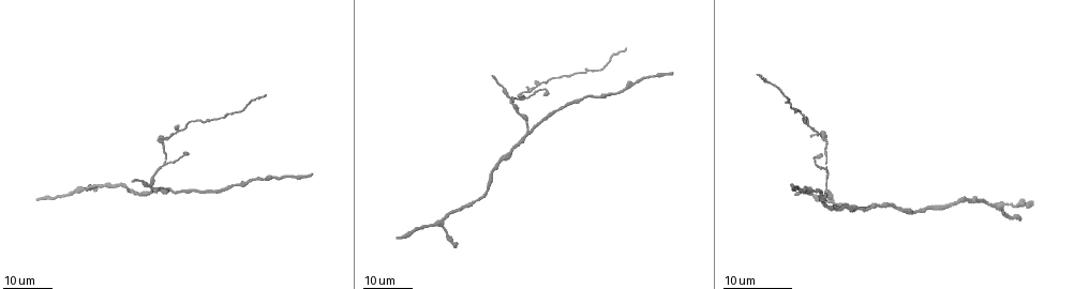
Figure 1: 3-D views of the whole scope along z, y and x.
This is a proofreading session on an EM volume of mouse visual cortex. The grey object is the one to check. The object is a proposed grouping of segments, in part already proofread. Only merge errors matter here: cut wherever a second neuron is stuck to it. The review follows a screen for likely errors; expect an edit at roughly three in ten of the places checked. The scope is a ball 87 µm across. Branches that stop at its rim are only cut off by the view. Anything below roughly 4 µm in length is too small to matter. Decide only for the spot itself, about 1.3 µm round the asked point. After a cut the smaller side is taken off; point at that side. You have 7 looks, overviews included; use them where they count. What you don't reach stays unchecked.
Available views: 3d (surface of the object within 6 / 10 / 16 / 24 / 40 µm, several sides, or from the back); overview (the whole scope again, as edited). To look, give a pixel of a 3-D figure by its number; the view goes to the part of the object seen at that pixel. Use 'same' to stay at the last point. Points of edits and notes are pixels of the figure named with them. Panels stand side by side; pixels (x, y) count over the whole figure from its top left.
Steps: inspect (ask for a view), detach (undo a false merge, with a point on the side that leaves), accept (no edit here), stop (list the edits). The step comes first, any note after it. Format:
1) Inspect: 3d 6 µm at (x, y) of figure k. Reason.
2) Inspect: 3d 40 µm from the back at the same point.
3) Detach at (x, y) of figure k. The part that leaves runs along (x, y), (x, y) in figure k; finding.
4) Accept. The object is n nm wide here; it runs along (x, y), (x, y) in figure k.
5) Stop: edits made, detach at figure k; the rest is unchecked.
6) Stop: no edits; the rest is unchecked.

Inspect: 3d 24 µm at (164, 164) of figure 1.

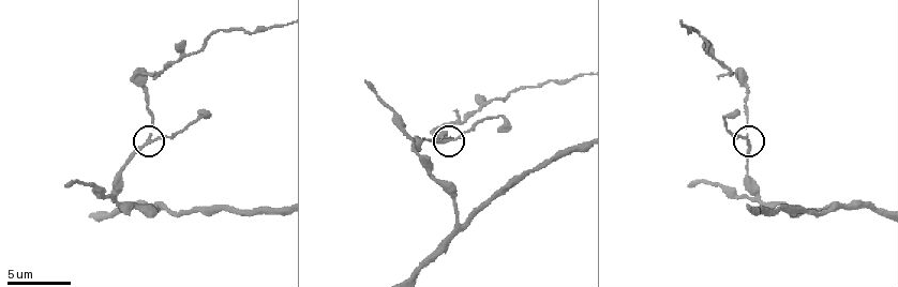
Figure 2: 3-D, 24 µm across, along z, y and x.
Inspect: 3d 6 µm at (150, 136) of figure 2.

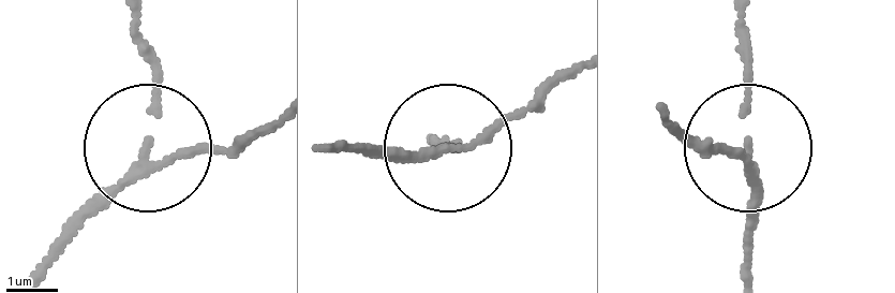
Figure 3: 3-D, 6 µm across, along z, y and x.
Detach at (210, 150) of figure 3. The part that leaves runs along (147, 173), (271, 130) in figure 3; a second neuron is stuck on.

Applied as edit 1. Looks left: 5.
Inspect: 3d 6 µm at (416, 144) of figure 2.

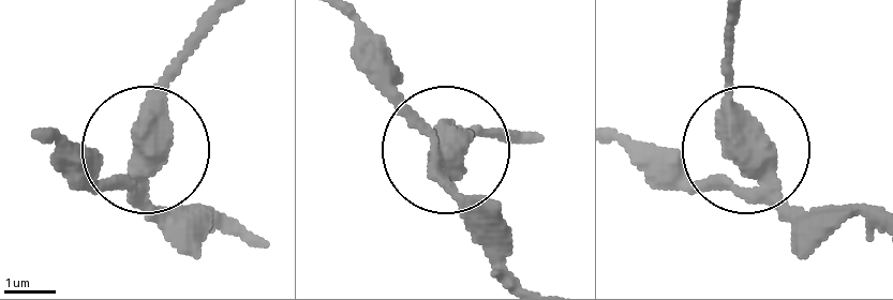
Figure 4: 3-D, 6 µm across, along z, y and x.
Accept. The object is 450 nm wide here; all the same neuron.

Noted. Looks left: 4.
Inspect: 3d 6 µm at (463, 226) of figure 2. A fork.

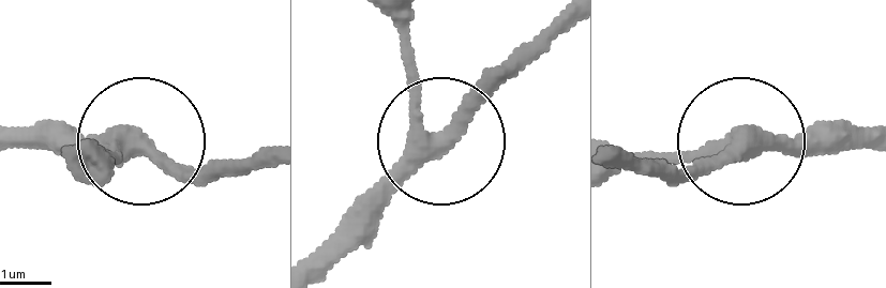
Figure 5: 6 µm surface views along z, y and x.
Accept. It runs along (85, 148), (260, 169) in figure 5; continuous, no second neuron.

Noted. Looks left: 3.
Stop: edits made, detach at figure 3; the rest is unchecked.

